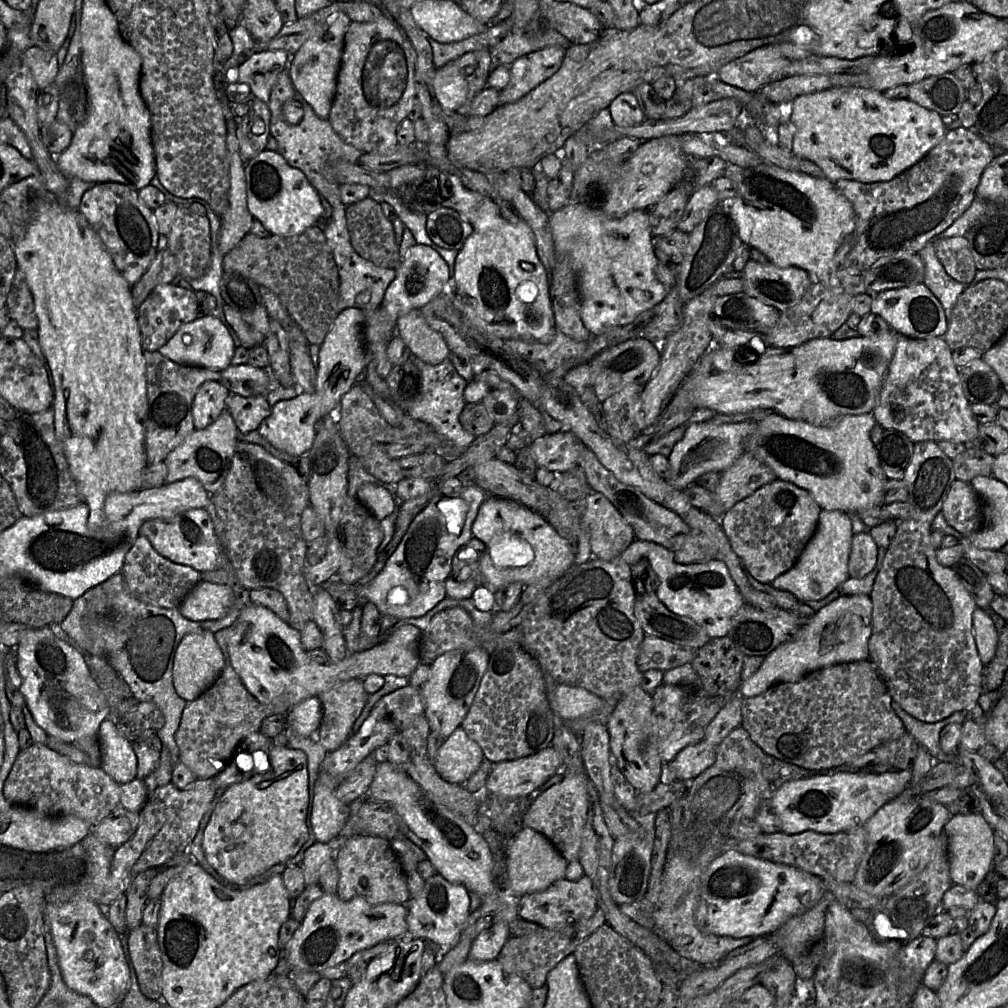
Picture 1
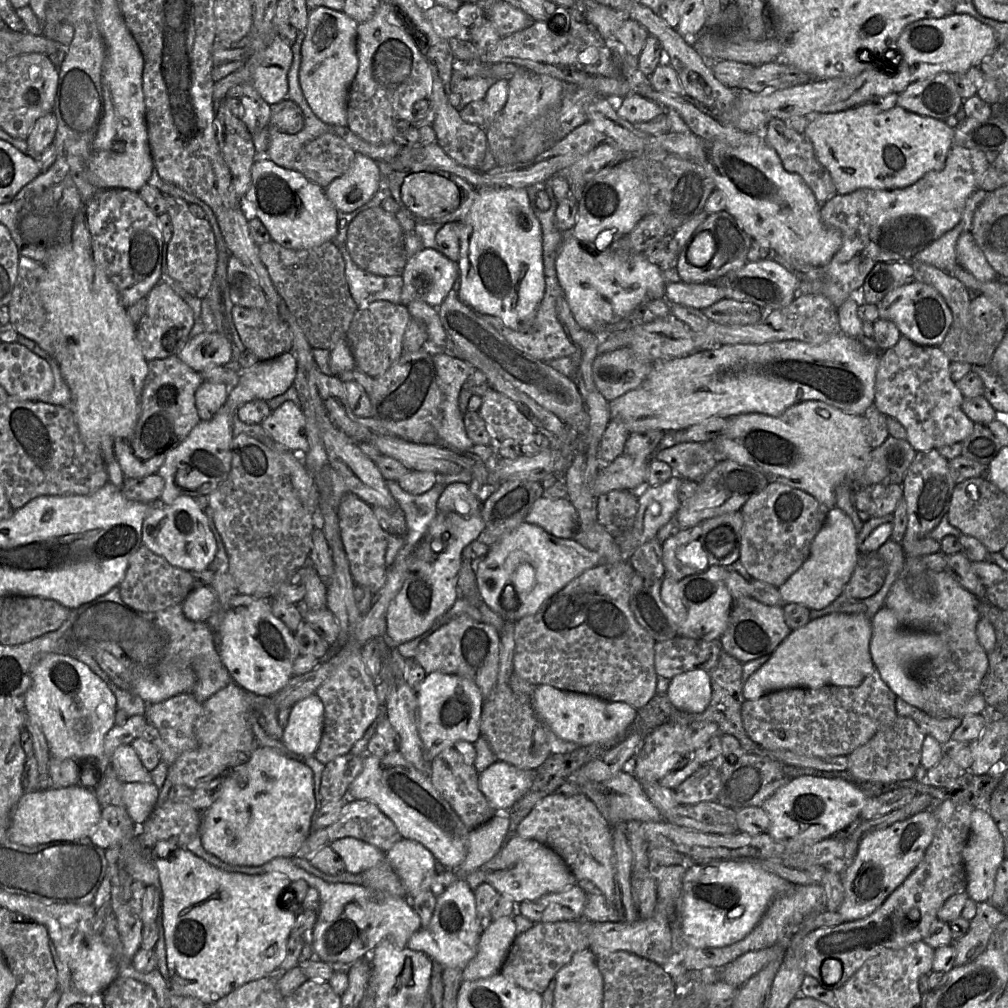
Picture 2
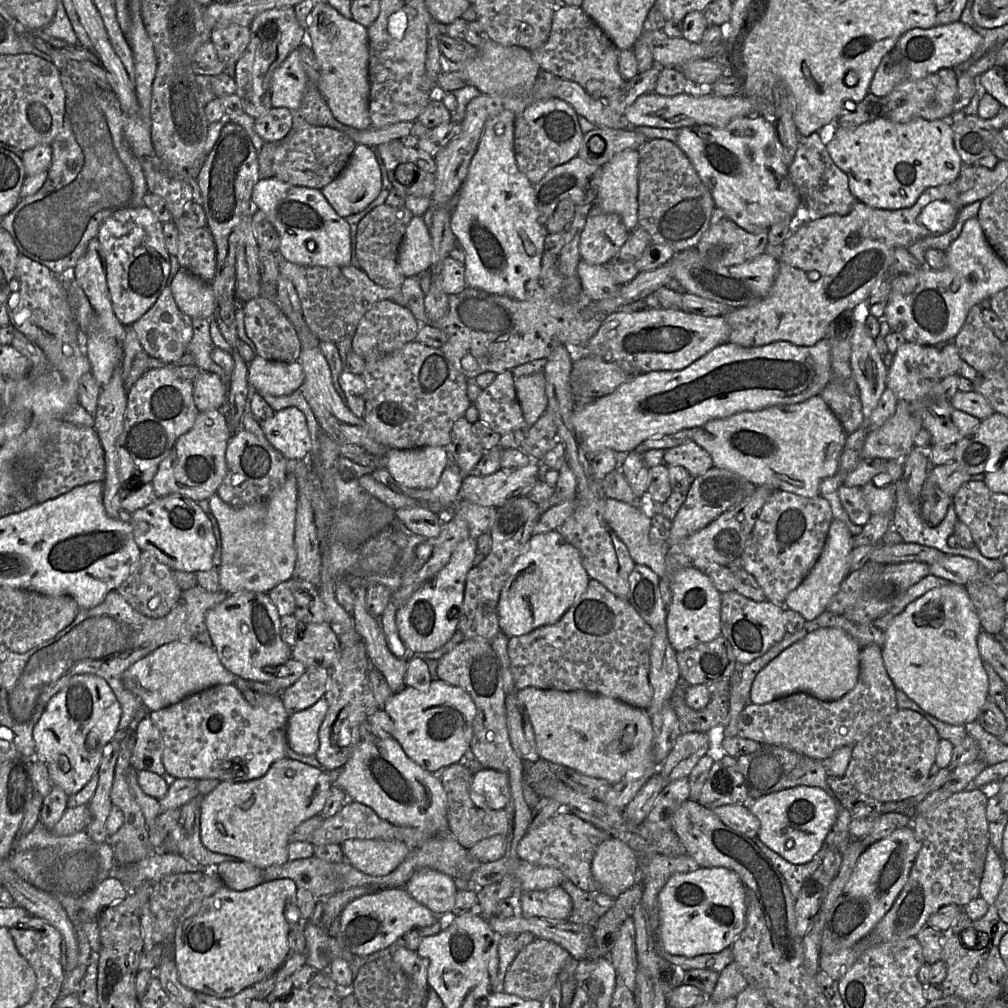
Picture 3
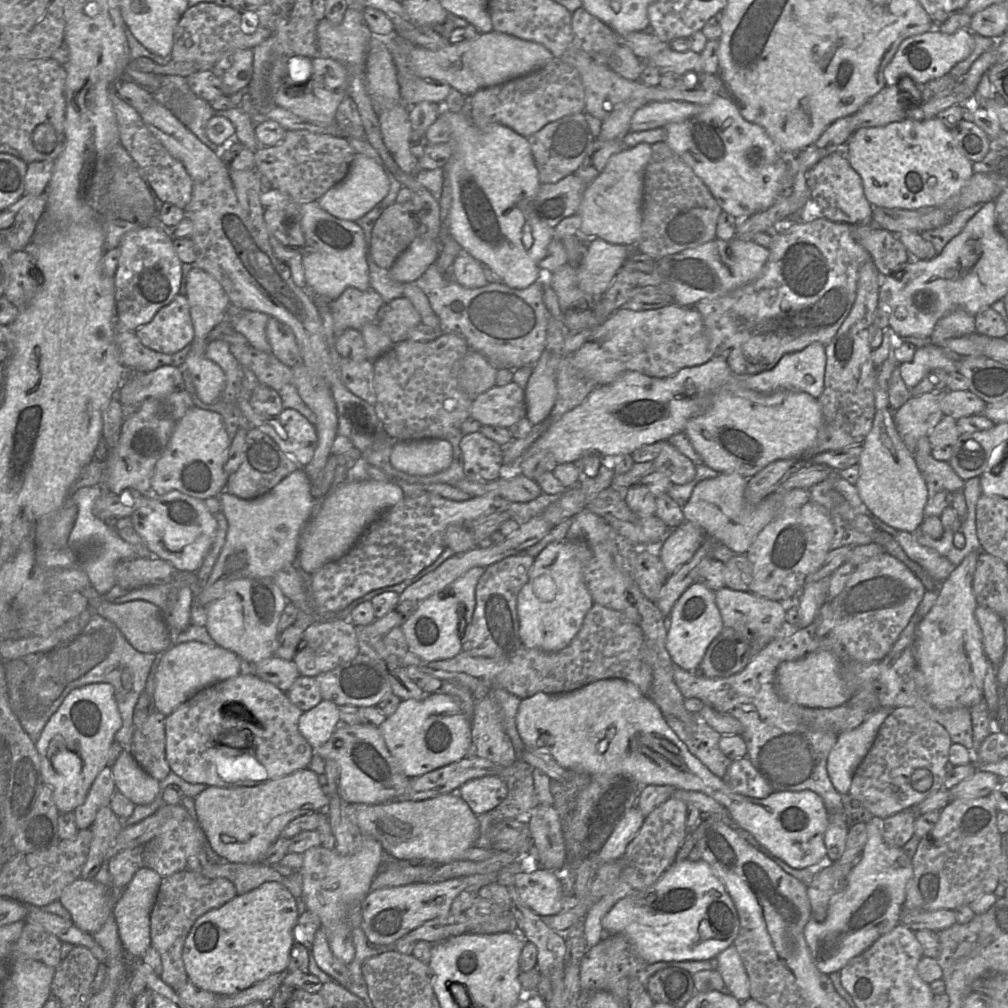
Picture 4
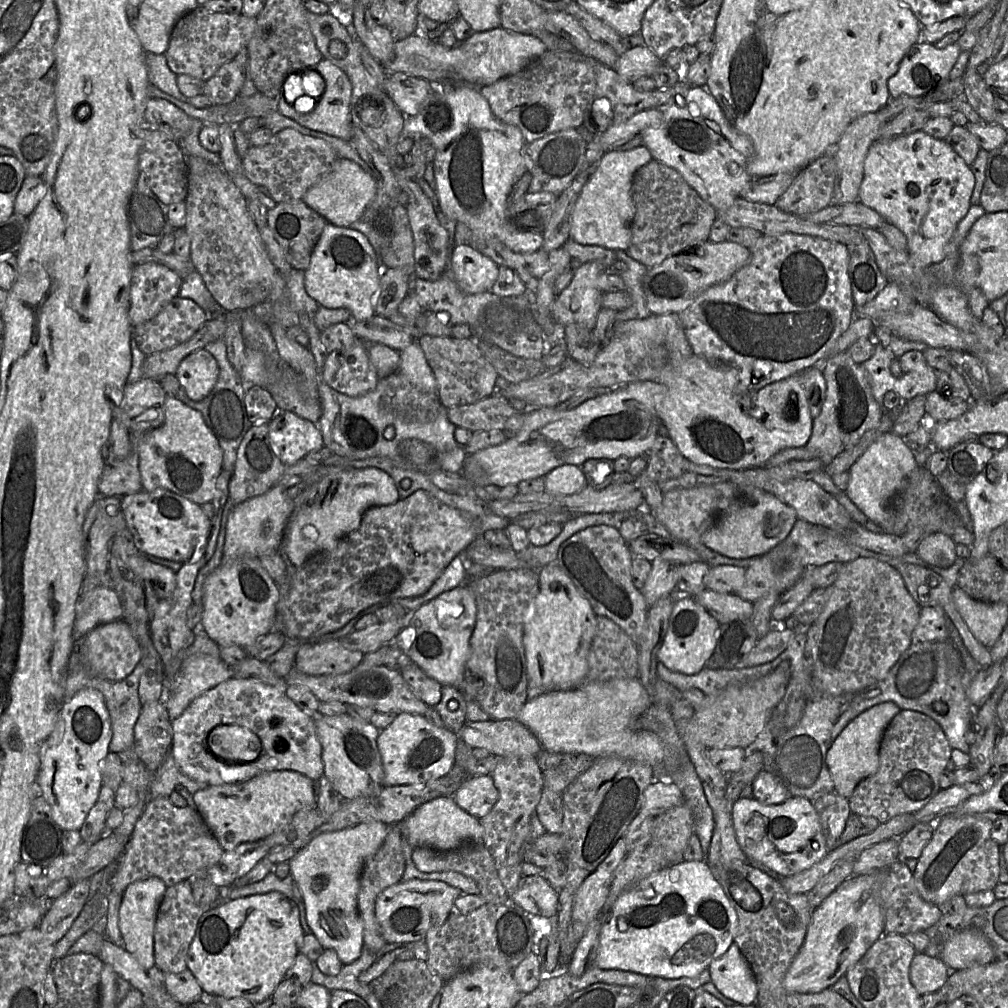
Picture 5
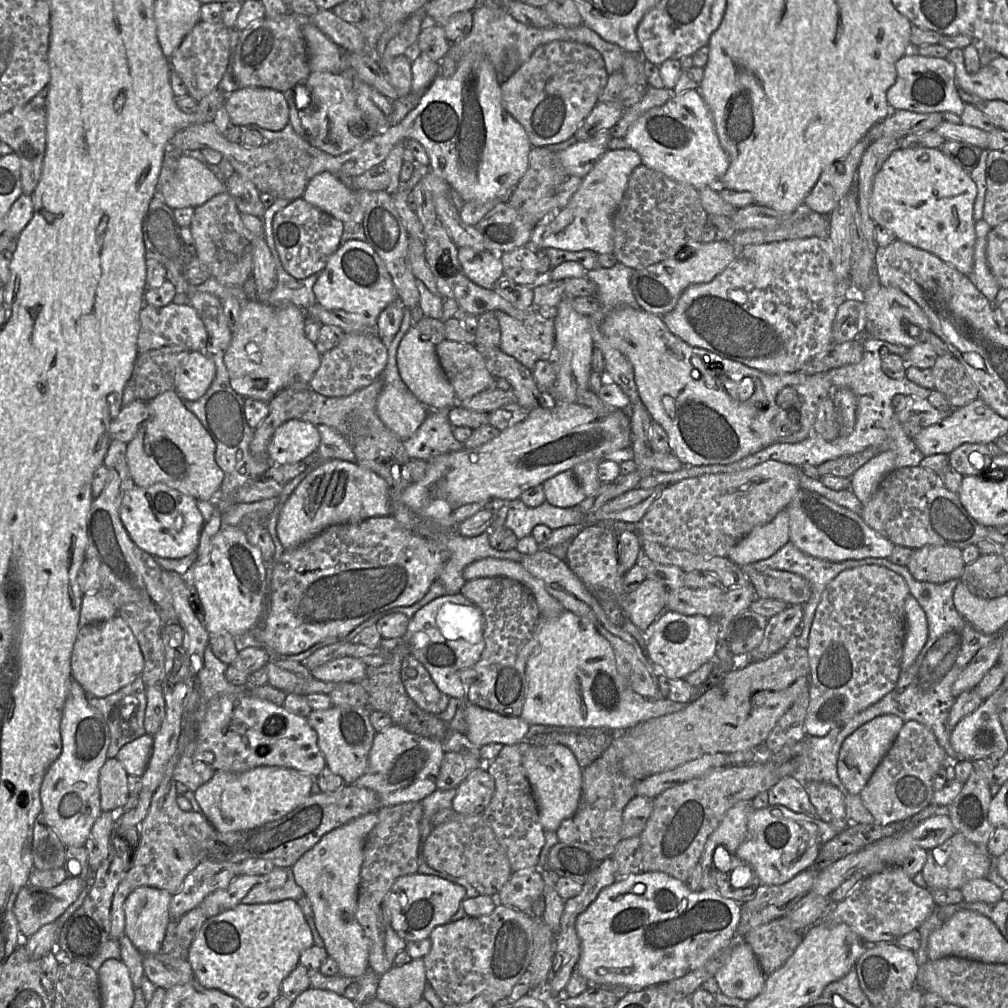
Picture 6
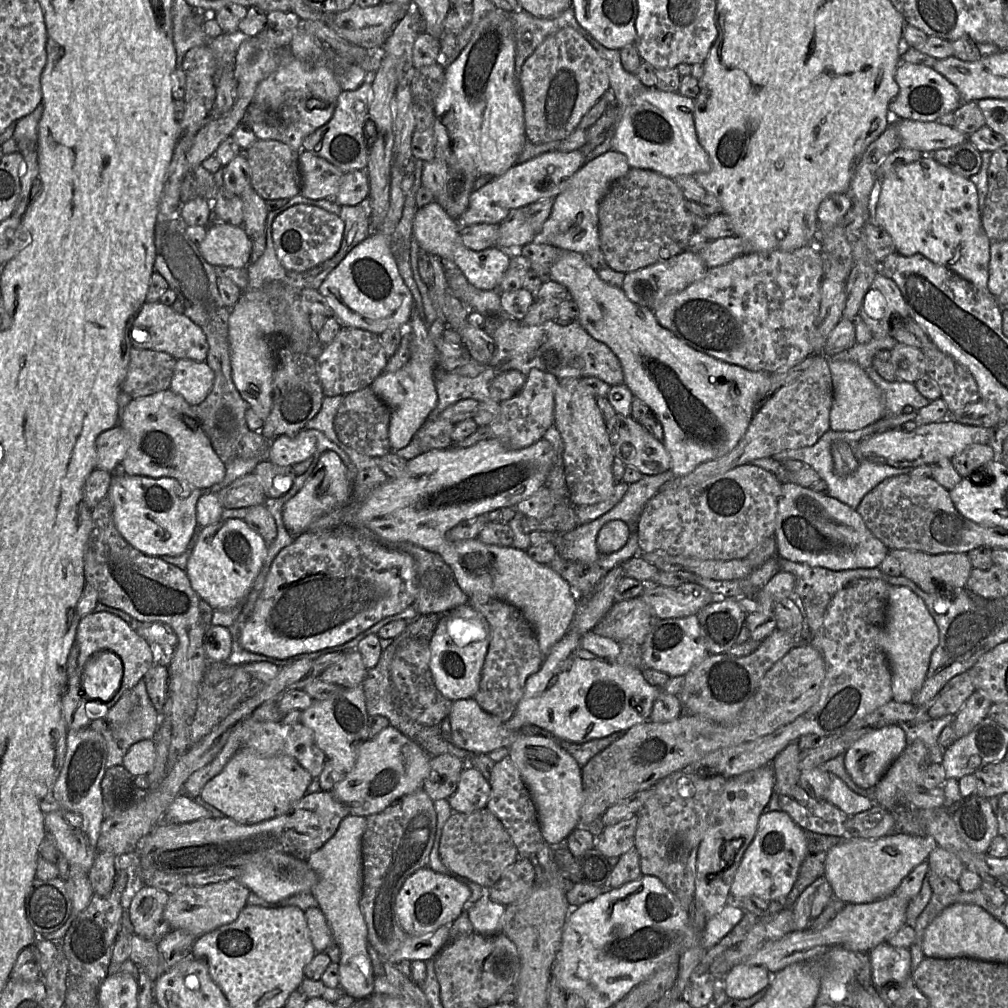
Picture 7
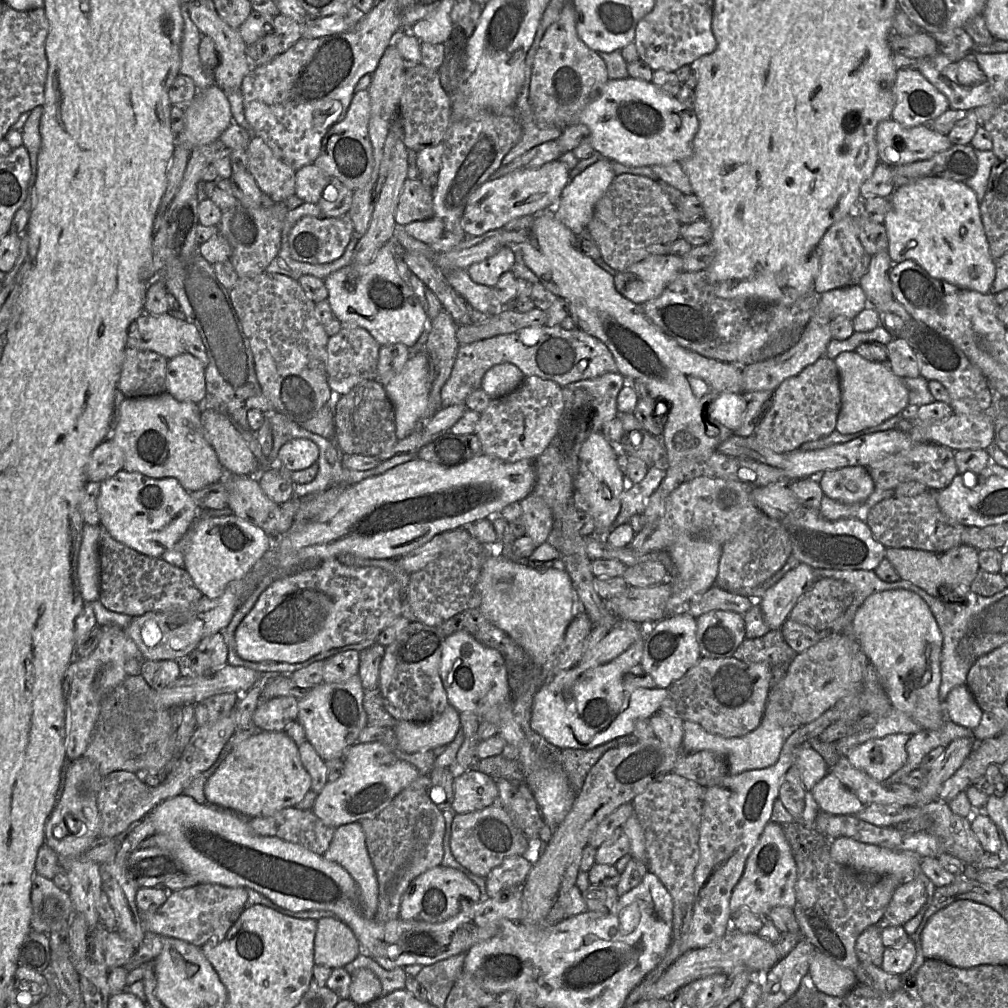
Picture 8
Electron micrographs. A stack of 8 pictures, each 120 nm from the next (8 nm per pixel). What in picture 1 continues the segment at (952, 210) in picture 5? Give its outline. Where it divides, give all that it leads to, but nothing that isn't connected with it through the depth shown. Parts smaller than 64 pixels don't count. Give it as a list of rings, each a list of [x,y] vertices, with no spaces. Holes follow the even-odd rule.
[[[832,87],[797,97],[787,109],[787,118],[795,126],[792,153],[816,164],[834,184],[841,179],[865,183],[891,180],[921,160],[948,131],[937,112],[908,98],[889,99],[868,87]]]

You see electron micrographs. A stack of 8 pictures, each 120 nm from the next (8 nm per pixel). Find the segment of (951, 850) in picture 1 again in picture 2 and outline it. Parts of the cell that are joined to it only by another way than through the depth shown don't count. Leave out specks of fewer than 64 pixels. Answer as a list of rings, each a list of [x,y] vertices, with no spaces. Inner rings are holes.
[[[976,807],[970,819],[970,835],[962,852],[966,871],[966,893],[977,903],[987,902],[993,895],[995,877],[1003,861],[1003,840],[996,823],[986,807]]]

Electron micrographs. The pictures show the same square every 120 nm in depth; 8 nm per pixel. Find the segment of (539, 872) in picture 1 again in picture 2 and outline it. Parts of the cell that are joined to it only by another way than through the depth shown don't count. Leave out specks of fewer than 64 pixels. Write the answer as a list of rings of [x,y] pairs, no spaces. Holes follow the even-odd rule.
[[[512,834],[503,848],[482,868],[487,883],[499,893],[518,903],[565,890],[576,883],[576,878],[570,868],[552,848],[516,834]]]

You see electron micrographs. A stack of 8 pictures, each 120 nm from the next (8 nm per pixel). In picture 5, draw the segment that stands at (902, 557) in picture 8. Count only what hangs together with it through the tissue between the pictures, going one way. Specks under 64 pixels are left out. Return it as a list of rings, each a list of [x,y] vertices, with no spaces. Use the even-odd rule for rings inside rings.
[[[941,532],[928,533],[916,553],[931,568],[948,568],[957,558],[956,543],[951,536]]]

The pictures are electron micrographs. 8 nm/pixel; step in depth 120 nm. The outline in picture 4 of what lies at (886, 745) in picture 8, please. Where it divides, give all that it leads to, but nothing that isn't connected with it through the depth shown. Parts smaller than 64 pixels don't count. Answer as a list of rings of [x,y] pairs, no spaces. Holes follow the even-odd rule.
[[[880,707],[858,727],[838,734],[827,759],[827,772],[838,793],[849,793],[853,775],[870,750],[880,726],[895,707]]]

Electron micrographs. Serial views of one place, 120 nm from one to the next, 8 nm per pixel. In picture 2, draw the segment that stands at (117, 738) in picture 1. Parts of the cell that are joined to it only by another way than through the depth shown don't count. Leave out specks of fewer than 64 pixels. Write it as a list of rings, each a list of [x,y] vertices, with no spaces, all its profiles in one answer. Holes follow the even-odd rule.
[[[131,745],[119,746],[111,756],[110,765],[122,783],[152,783],[150,772]]]

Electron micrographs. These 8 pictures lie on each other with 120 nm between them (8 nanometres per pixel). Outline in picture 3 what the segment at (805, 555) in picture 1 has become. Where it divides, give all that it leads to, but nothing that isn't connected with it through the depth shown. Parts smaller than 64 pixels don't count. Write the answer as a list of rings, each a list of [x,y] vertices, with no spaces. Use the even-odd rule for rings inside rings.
[[[834,519],[831,521],[823,550],[801,584],[787,596],[783,606],[798,612],[806,621],[815,619],[826,611],[827,606],[838,592],[841,583],[850,573],[850,554],[854,549],[854,536],[845,523]]]

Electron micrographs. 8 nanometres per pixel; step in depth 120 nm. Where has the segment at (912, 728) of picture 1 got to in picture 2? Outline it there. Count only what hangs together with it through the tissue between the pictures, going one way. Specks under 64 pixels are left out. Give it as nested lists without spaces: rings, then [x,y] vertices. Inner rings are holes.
[[[900,697],[896,698],[896,712],[899,716],[912,718],[926,736],[932,736],[943,746],[952,742],[952,734],[961,724],[961,718],[931,716]]]

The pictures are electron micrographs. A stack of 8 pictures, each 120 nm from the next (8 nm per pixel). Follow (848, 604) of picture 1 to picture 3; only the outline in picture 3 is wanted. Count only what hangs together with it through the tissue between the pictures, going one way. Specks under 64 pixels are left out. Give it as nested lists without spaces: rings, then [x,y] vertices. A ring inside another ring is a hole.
[[[821,628],[785,649],[755,677],[750,702],[766,704],[795,693],[806,693],[823,701],[838,700],[856,685],[862,647],[839,628]]]

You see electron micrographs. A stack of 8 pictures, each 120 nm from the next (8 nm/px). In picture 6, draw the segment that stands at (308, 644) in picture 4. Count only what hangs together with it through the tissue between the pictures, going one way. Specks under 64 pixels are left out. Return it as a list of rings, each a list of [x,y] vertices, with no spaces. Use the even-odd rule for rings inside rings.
[[[343,656],[331,660],[311,670],[314,678],[335,683],[364,682],[367,665],[352,656]]]

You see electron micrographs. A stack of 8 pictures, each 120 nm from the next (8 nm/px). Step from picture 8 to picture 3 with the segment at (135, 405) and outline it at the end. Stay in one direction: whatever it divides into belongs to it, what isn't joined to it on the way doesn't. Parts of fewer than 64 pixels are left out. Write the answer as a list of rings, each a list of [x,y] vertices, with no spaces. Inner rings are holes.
[[[220,410],[199,412],[192,428],[178,438],[158,467],[152,480],[158,498],[179,493],[199,502],[217,494],[227,474],[226,450],[232,436],[230,426]]]

